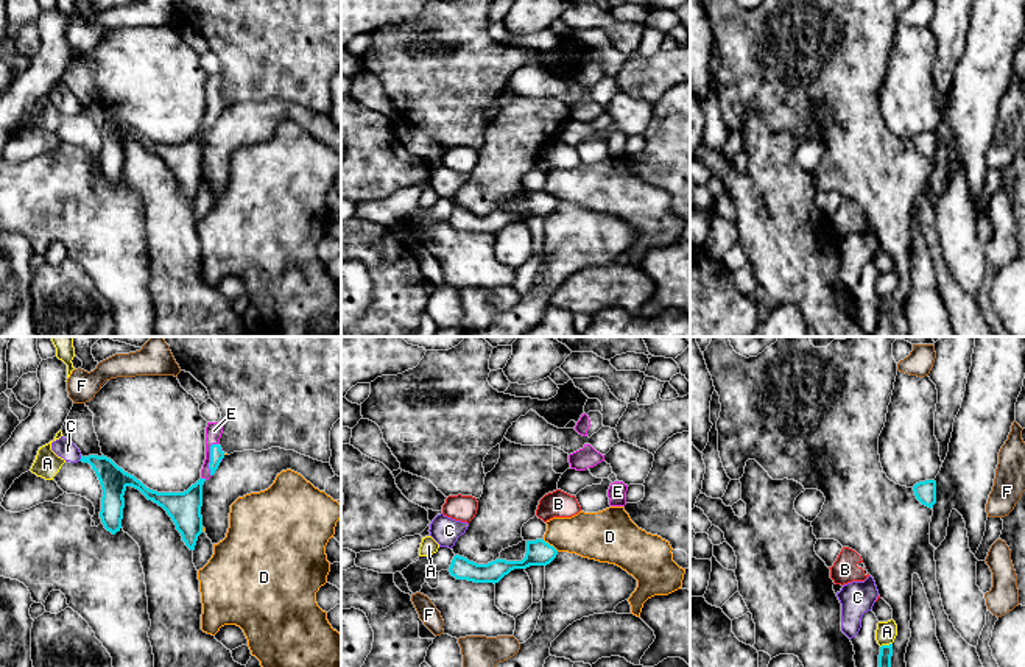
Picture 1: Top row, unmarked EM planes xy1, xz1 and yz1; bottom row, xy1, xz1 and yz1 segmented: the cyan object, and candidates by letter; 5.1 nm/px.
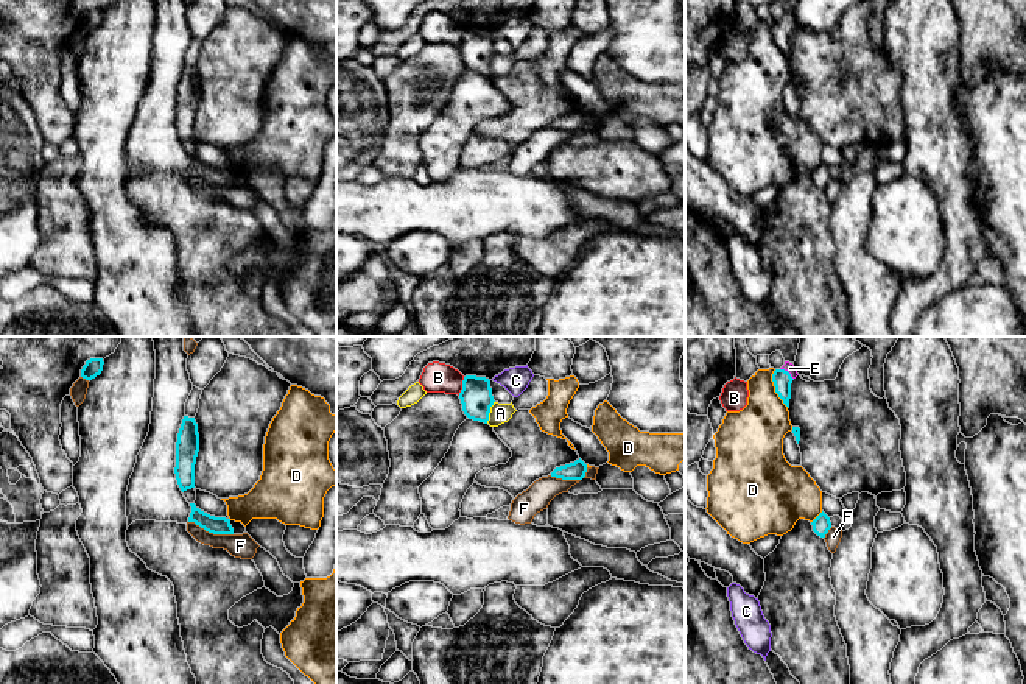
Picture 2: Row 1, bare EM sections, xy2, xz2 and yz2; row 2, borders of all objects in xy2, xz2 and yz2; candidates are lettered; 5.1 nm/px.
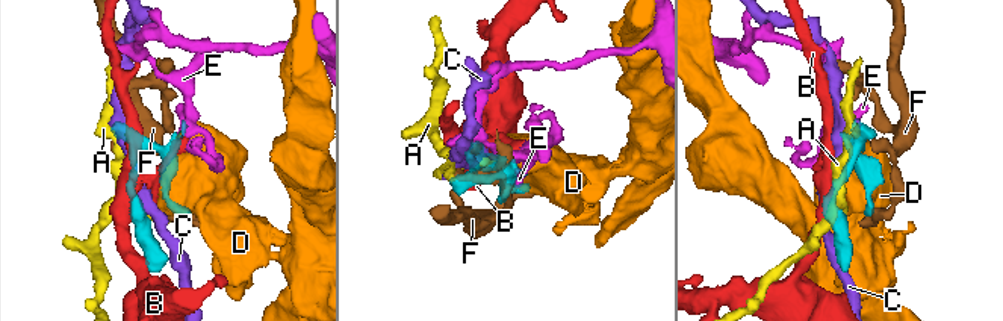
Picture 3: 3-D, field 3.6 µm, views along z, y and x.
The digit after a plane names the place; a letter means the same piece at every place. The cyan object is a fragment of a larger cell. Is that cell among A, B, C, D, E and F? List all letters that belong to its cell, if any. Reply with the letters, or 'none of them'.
E

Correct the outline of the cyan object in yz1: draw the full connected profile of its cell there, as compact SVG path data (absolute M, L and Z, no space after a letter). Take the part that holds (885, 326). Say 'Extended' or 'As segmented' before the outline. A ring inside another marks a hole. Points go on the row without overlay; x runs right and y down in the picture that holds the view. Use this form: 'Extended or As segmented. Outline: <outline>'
As segmented. Outline: M893 295L882 296L879 305L879 324L871 337L896 337L891 323Z

